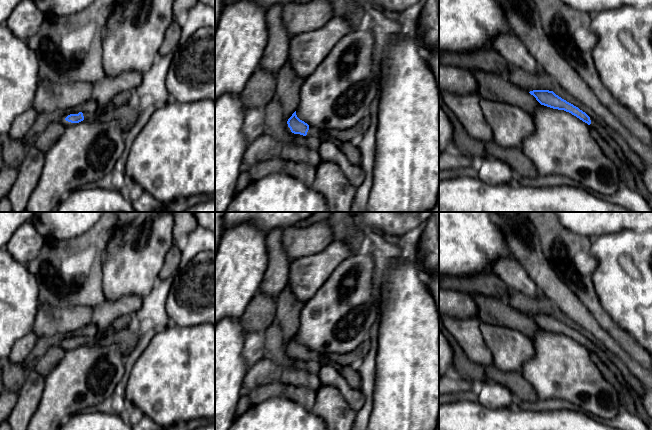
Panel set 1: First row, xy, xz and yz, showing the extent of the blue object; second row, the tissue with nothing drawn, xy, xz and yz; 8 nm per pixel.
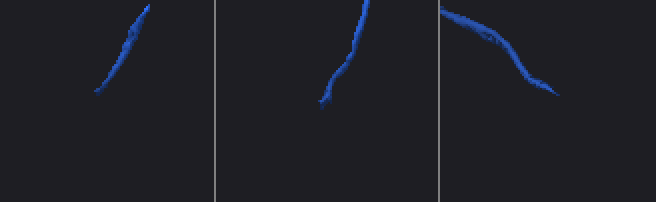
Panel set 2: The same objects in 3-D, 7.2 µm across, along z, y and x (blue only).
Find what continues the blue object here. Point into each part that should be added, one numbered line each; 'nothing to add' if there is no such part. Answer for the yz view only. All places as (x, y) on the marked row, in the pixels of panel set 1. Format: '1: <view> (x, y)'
1: yz (599, 128)

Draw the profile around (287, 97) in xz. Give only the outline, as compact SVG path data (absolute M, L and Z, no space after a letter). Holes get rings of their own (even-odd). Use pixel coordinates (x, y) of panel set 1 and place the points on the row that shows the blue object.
M288 62L277 73L276 96L273 107L277 124L287 123L296 111L304 79L297 76Z

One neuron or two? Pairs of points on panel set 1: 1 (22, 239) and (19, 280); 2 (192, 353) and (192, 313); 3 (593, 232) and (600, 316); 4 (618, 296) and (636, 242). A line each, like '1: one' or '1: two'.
1: two
2: two
3: two
4: one

